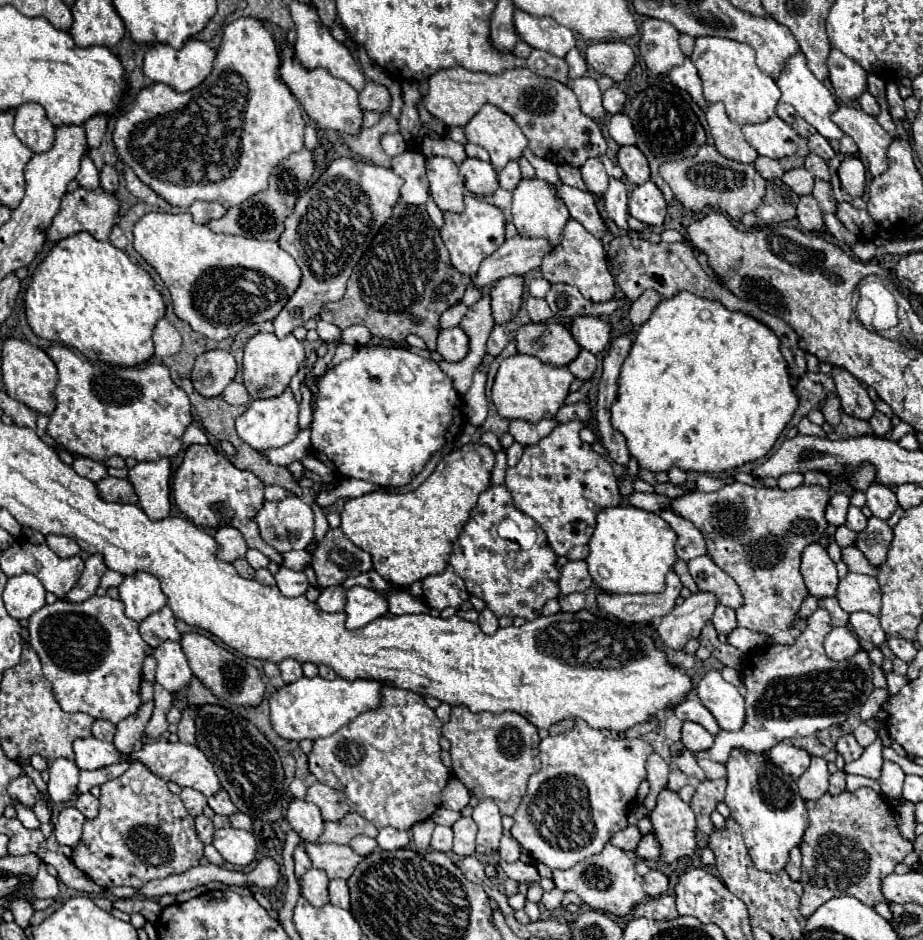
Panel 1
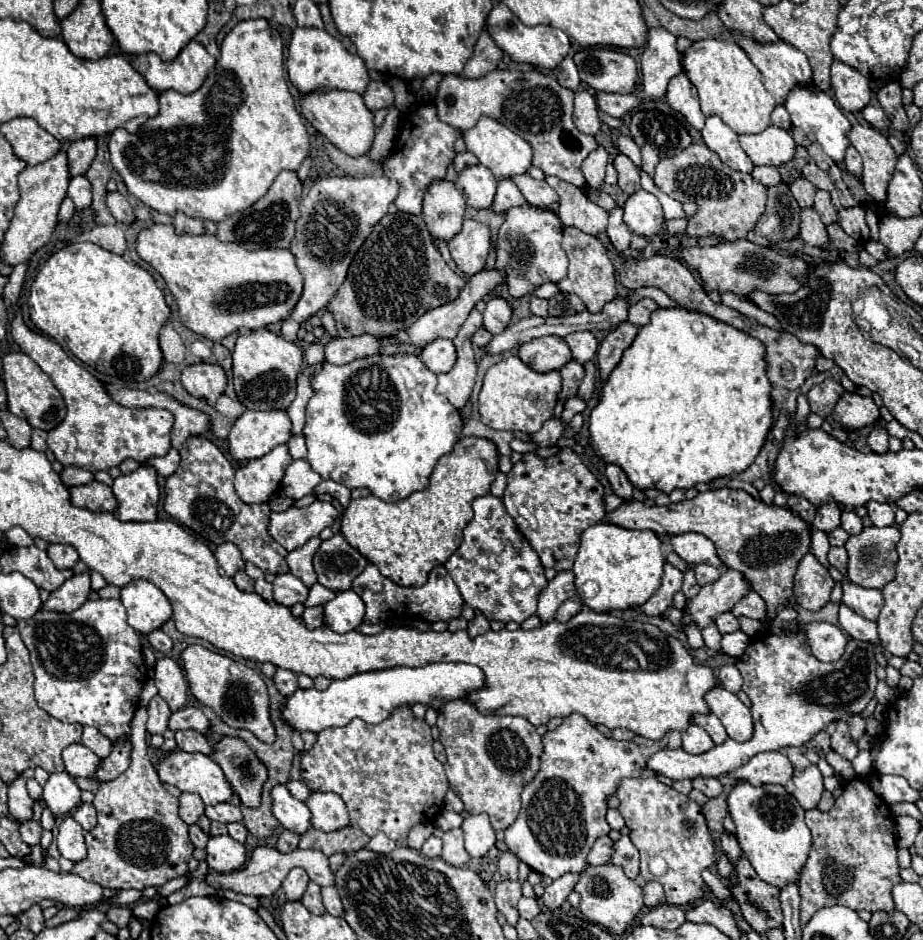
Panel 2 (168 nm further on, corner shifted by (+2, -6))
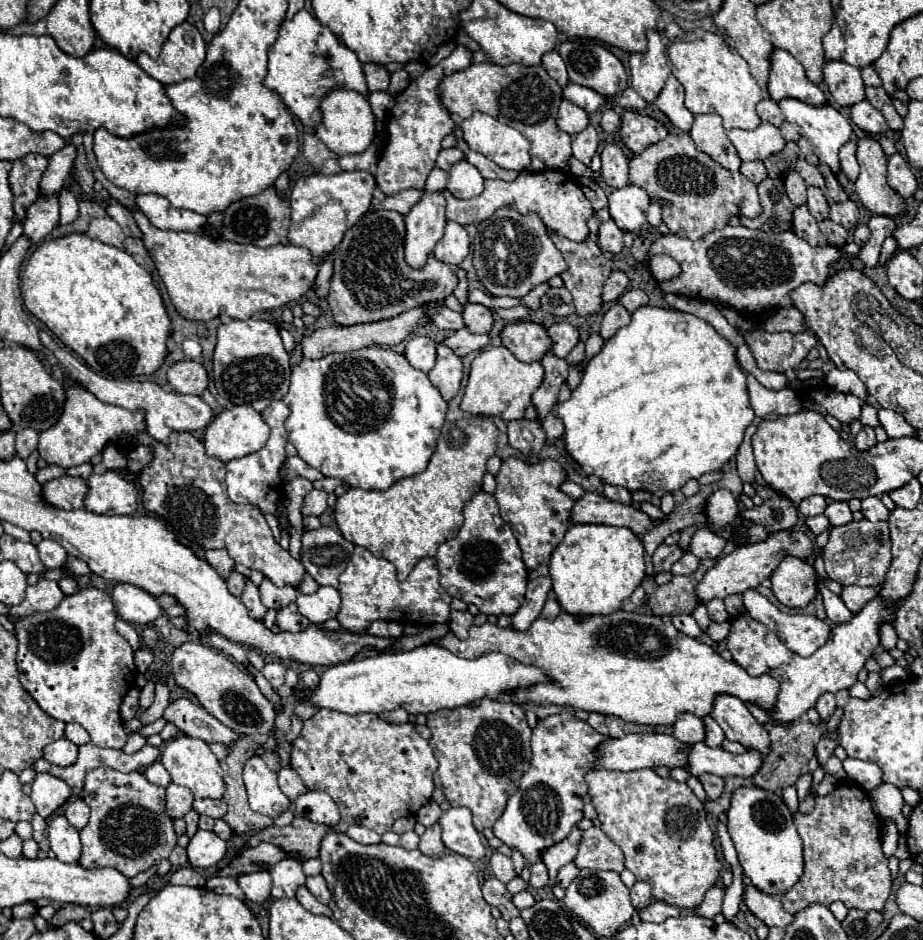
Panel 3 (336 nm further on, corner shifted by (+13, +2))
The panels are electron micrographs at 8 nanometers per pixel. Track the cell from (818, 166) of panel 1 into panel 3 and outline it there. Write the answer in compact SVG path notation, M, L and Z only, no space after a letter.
M799 159L799 161L797 161L795 171L805 179L805 183L807 183L807 185L815 185L815 187L819 187L819 189L823 189L823 187L825 187L823 175L819 173L819 169L817 169L817 167L813 167L813 165L809 165L805 159Z

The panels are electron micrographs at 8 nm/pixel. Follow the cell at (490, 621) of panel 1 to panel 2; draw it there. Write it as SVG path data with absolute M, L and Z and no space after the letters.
M476 615L470 623L468 623L468 635L474 639L476 635L482 635L482 633L486 633L486 631L490 631L490 623L488 623L488 619L484 617L484 615Z

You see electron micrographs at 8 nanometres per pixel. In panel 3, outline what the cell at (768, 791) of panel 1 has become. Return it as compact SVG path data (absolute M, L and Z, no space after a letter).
M759 787L737 789L731 799L731 809L727 811L727 829L743 873L759 891L767 895L783 895L803 875L801 837L797 835L793 817L779 795Z

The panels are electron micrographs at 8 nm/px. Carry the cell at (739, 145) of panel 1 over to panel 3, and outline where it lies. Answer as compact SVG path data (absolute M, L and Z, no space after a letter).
M695 115L695 123L689 131L699 151L707 153L713 161L729 171L739 171L741 159L727 139L727 131L721 125L719 115Z

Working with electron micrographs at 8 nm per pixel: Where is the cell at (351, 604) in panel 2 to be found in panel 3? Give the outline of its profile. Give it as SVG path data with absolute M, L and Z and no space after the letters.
M319 587L319 591L313 595L299 593L295 603L297 603L299 613L307 617L311 623L323 623L337 615L341 599L335 587Z

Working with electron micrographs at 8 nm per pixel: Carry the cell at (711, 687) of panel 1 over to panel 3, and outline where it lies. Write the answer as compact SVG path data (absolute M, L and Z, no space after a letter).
M719 695L715 699L711 717L721 725L729 741L741 743L749 751L759 751L767 757L771 751L771 739L767 729L757 723L747 705L733 695Z

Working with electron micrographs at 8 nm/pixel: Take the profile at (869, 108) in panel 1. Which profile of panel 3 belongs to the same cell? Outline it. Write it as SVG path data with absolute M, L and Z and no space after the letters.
M861 101L861 103L853 105L851 119L861 131L865 131L869 135L881 135L887 131L887 121L869 101Z

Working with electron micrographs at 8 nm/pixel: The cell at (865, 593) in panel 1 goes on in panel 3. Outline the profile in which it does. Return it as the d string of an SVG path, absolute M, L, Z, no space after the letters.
M849 585L849 587L843 587L843 593L841 593L841 599L845 601L847 609L851 613L857 613L861 611L861 607L871 601L873 597L877 595L877 591L873 587L859 587L859 585Z

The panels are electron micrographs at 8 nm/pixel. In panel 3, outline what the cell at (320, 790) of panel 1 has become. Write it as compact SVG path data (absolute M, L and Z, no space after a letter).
M307 791L299 795L299 799L293 801L293 809L297 811L297 815L315 823L323 823L329 827L339 823L339 809L335 801L323 791Z

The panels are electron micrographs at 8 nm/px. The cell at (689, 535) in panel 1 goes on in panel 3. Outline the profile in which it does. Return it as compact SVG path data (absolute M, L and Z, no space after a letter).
M701 527L701 529L697 529L697 533L693 535L693 539L691 539L691 543L689 543L689 551L691 551L693 555L697 555L699 559L705 559L705 557L715 559L715 557L719 557L719 553L723 551L725 543L727 543L727 539L725 539L723 535L717 535L717 533L713 533L711 529Z

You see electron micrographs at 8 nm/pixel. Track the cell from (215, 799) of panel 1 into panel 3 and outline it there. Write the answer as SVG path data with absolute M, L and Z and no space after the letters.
M195 799L193 811L199 815L207 815L213 819L219 819L227 811L227 803L223 799Z

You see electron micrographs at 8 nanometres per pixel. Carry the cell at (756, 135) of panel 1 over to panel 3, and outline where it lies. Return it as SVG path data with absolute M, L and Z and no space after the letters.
M761 123L753 131L731 129L727 135L735 145L741 161L763 161L785 147L785 139L771 123Z

